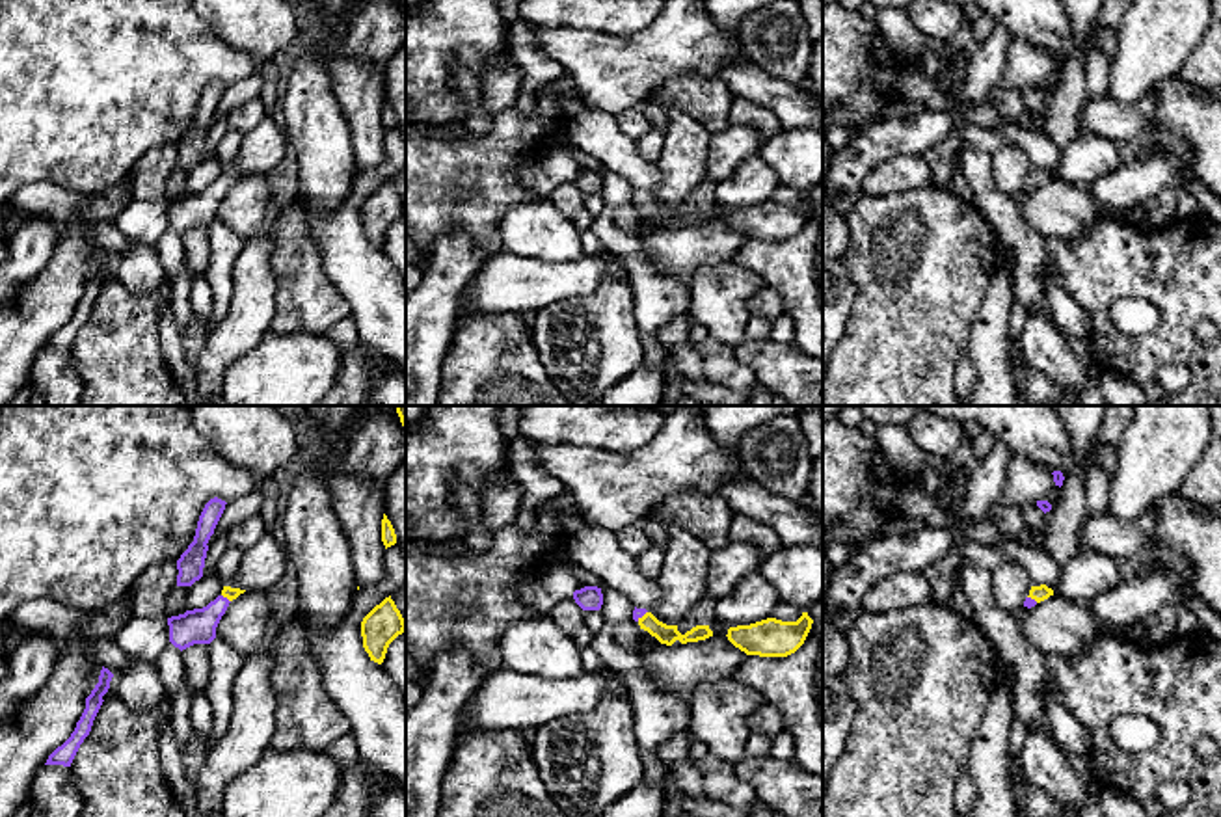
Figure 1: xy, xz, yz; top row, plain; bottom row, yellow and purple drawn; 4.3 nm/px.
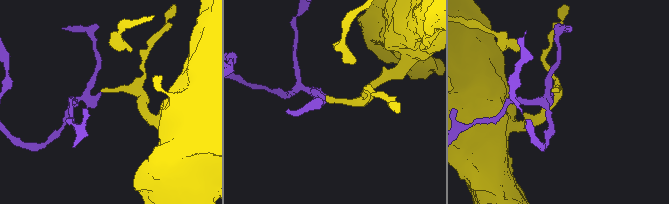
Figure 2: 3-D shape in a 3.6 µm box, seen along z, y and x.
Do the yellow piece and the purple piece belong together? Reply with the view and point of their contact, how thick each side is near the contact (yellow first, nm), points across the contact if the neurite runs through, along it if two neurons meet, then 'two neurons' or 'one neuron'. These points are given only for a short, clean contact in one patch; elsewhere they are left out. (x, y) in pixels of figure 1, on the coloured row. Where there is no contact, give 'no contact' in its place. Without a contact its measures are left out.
contact xy (226, 596); calibres 50 and 150 nm; way xy (228, 592), (226, 596), (198, 626); one neuron

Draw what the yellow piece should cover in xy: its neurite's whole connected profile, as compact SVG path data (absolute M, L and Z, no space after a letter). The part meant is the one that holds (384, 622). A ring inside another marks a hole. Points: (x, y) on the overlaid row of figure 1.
M385 597L361 622L363 648L370 661L382 664L389 644L406 631L406 622L395 601Z

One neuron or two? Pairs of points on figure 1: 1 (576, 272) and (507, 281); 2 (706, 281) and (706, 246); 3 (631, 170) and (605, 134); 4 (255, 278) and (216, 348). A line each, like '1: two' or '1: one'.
1: one
2: two
3: one
4: one

